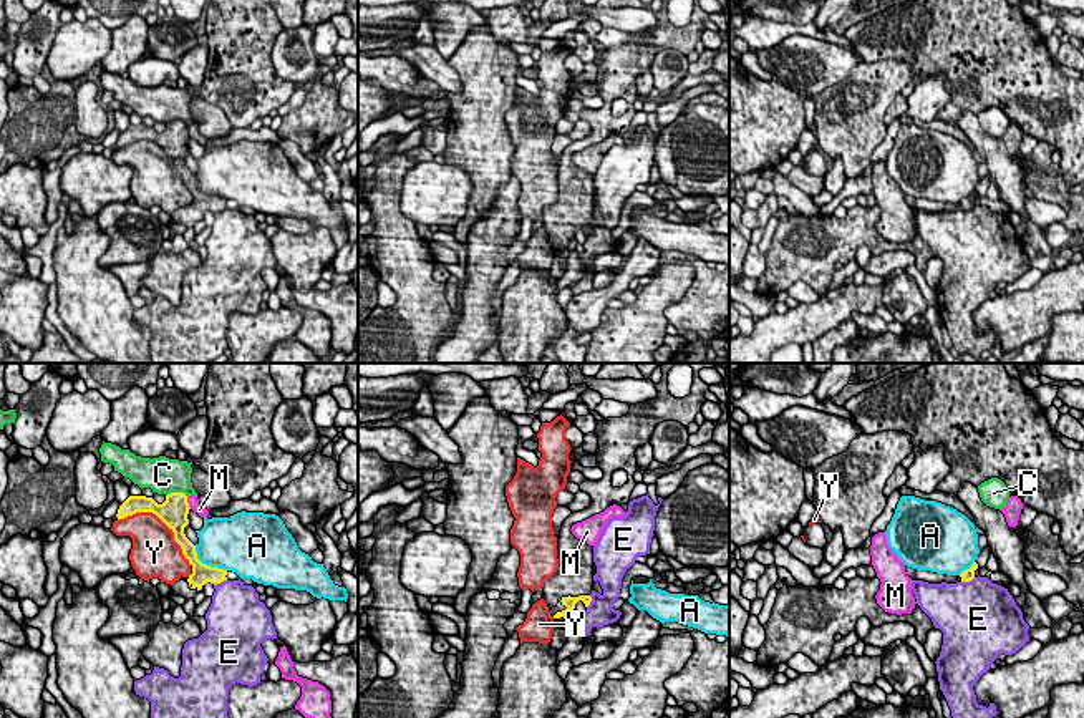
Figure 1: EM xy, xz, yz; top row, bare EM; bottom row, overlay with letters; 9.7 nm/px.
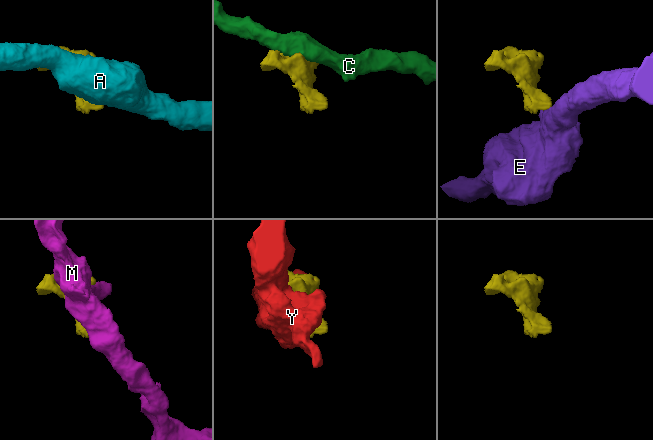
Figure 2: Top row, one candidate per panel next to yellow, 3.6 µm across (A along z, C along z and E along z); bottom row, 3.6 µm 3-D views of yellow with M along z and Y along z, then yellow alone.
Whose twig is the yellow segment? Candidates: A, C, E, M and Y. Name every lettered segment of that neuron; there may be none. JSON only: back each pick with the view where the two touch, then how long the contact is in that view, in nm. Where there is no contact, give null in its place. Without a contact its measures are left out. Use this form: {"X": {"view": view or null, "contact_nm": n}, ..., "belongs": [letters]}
{"belongs": []}

